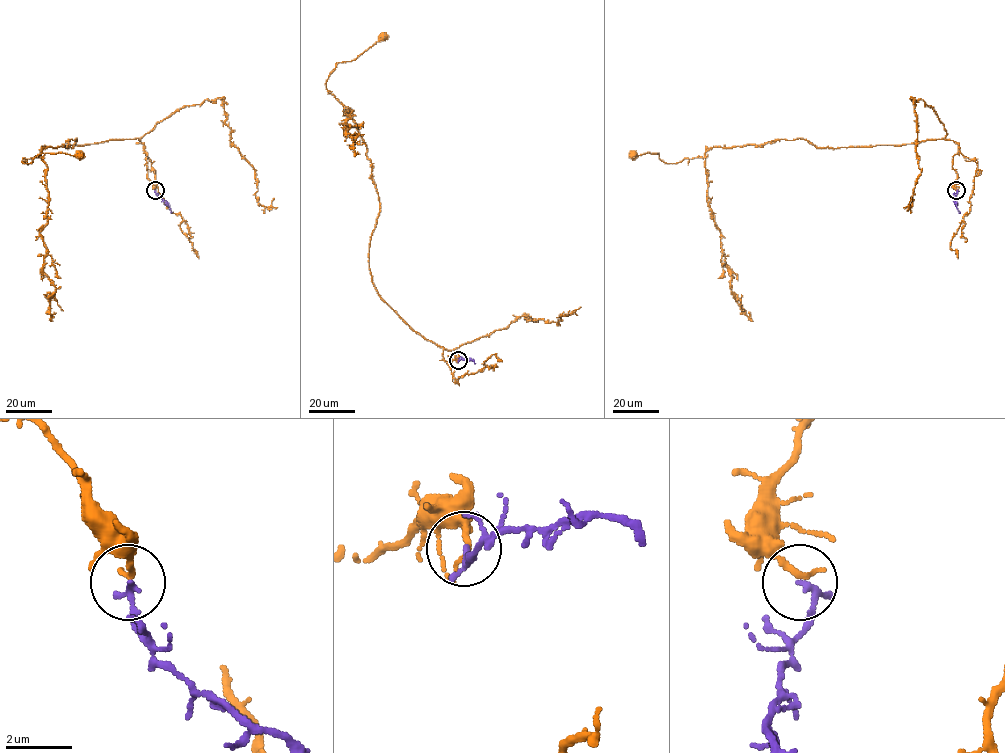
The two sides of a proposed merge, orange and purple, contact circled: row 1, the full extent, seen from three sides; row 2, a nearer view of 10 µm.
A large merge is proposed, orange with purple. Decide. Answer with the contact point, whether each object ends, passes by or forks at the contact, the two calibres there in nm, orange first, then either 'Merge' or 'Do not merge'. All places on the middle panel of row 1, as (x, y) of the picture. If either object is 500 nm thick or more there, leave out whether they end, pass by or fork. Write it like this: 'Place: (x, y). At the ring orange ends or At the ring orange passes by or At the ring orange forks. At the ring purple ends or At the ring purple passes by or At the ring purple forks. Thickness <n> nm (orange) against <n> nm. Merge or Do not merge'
Place: (458, 360). At the ring orange ends. At the ring purple ends. Thickness 180 nm (orange) against 200 nm. Merge

